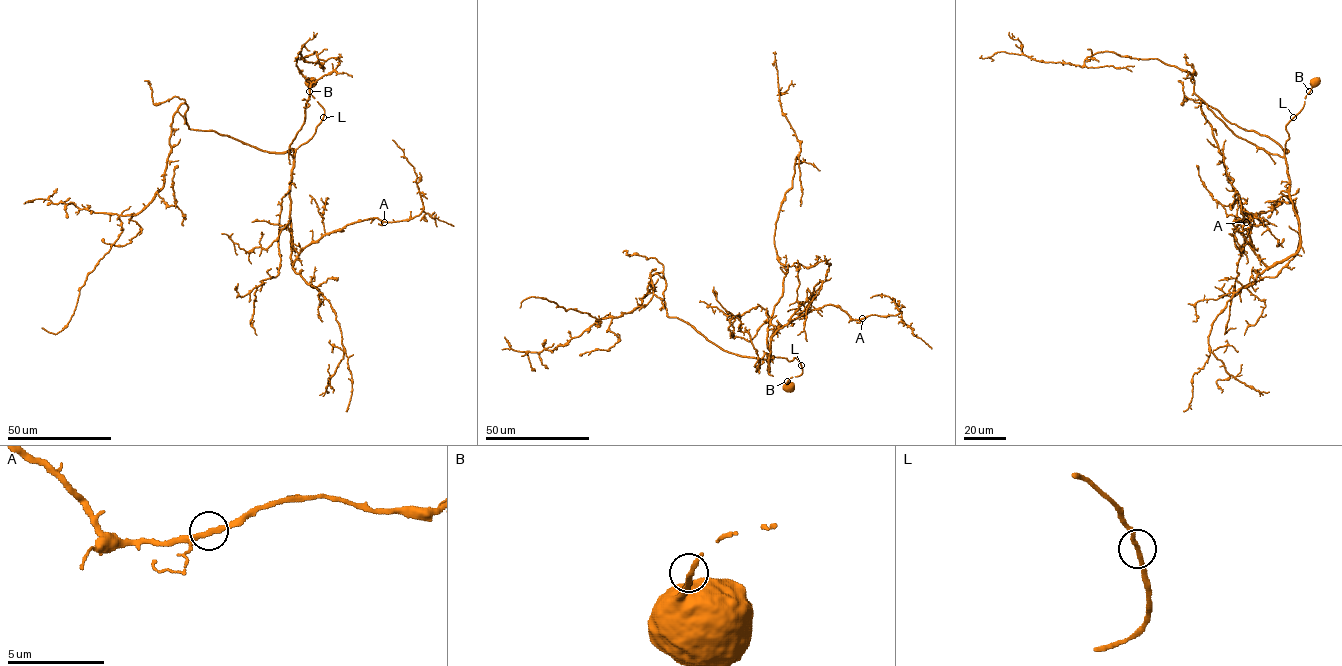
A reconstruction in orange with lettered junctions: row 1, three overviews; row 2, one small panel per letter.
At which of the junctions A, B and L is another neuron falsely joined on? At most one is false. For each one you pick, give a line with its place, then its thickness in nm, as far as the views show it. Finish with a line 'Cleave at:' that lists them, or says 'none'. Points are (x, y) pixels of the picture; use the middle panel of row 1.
Cleave at: none

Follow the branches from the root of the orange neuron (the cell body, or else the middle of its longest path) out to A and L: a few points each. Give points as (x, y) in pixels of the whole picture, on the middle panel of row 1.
A: (789, 387), (787, 381), (802, 373), (795, 358), (772, 357), (768, 369), (778, 327), (825, 305), (862, 318)
L: (789, 387), (791, 384), (787, 384), (787, 381), (802, 373), (801, 365)

